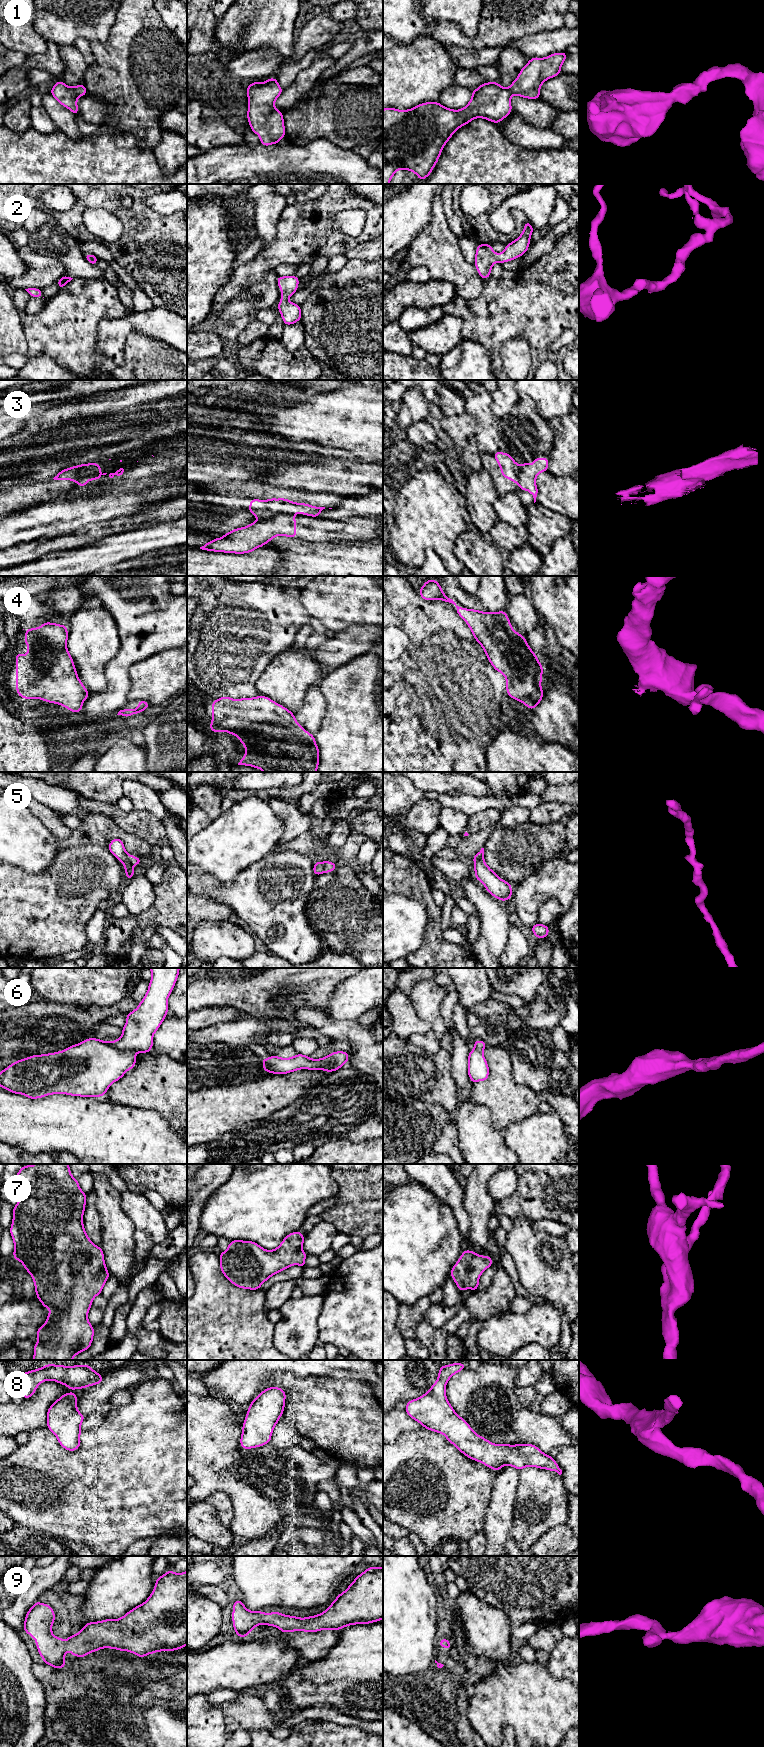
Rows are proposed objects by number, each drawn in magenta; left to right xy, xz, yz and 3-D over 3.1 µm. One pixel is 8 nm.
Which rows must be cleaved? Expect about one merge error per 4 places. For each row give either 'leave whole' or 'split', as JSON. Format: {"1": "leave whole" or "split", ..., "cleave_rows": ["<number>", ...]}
{"1": "leave whole", "2": "leave whole", "3": "split", "4": "leave whole", "5": "leave whole", "6": "leave whole", "7": "leave whole", "8": "leave whole", "9": "leave whole", "cleave_rows": ["3"]}

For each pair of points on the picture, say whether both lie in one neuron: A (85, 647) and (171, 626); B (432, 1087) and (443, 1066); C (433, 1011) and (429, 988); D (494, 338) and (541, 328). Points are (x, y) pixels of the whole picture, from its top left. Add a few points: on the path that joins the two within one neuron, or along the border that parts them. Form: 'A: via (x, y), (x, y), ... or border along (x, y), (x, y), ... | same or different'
A: border along (113, 616), (116, 622), (120, 648), (108, 660) | different
B: via (432, 1082), (432, 1077), (438, 1071) | same
C: via (429, 1005), (429, 994) | same
D: via (506, 328), (529, 328) | same

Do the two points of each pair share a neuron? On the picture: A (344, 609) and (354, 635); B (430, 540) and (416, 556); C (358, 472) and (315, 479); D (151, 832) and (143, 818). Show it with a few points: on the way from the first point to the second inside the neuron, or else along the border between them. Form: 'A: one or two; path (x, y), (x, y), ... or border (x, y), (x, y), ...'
A: two; border (372, 624), (351, 624), (336, 633)
B: one; path (426, 543), (417, 552)
C: one; path (347, 479), (326, 479)
D: one; path (150, 829), (143, 821)

